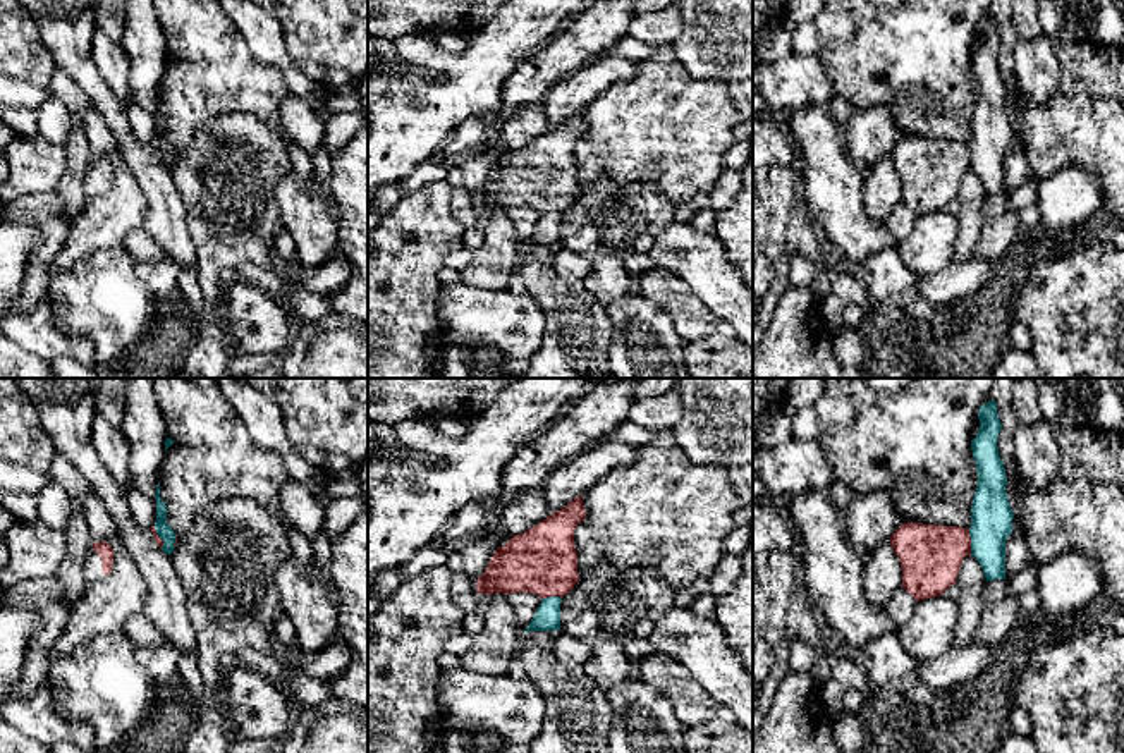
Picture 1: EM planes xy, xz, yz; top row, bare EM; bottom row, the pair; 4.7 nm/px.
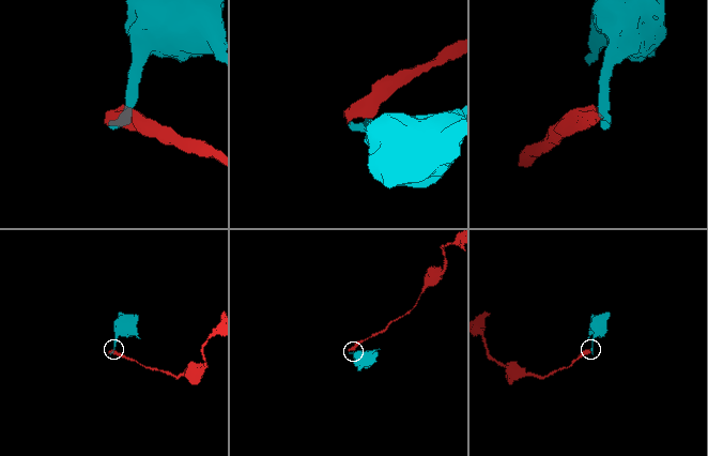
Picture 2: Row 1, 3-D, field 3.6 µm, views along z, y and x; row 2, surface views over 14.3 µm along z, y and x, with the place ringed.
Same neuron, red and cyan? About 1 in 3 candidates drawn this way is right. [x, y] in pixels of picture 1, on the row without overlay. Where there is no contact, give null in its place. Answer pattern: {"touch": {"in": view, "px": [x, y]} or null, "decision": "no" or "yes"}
{"touch": {"in": "yz", "px": [970, 157]}, "decision": "yes"}

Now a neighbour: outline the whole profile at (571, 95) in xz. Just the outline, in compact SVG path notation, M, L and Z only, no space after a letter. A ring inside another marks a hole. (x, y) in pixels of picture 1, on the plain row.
M602 55L576 70L564 81L559 81L547 93L541 107L550 127L557 127L571 115L583 110L607 88L619 81L631 79L638 72L638 62L627 57Z

